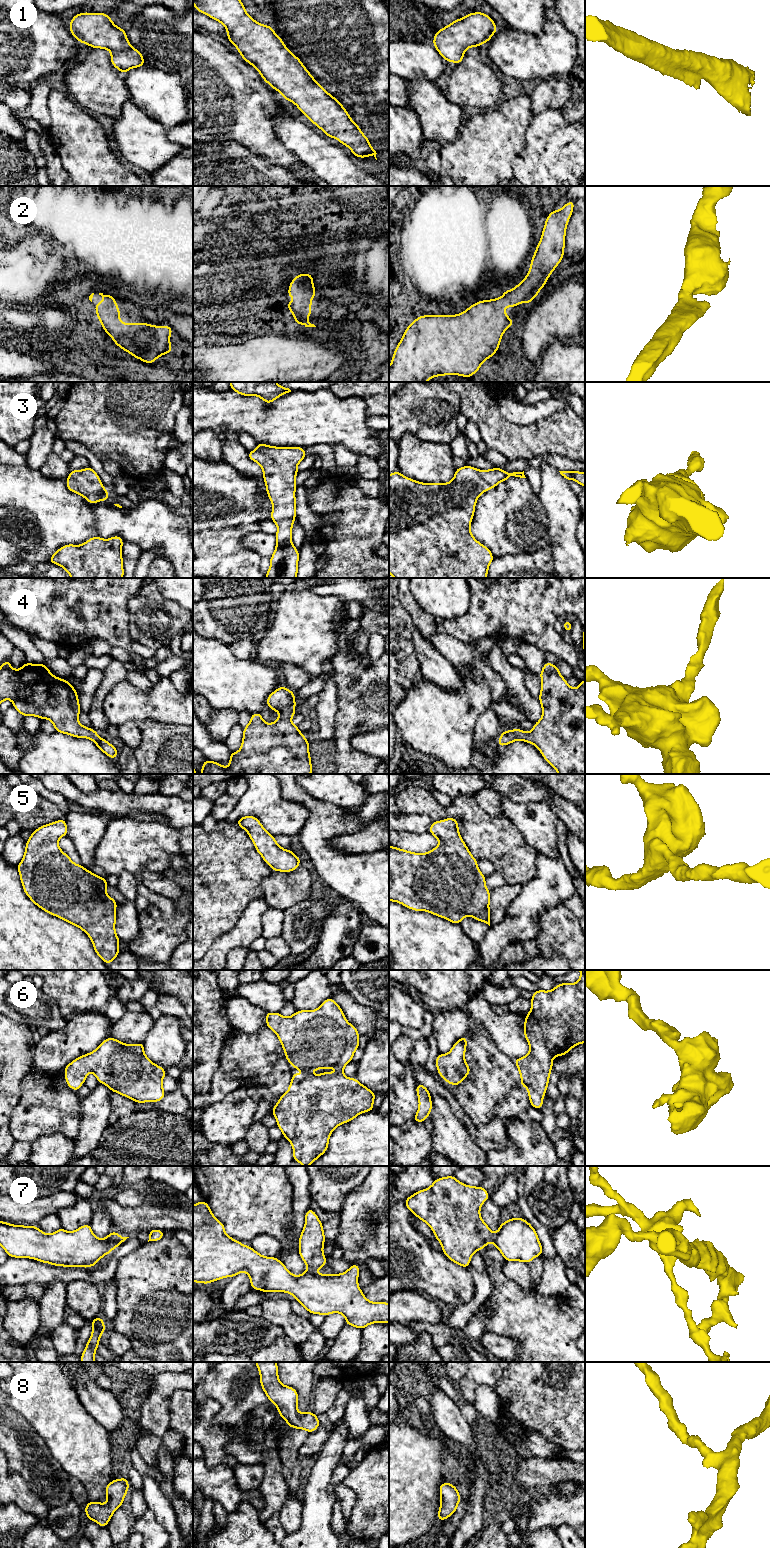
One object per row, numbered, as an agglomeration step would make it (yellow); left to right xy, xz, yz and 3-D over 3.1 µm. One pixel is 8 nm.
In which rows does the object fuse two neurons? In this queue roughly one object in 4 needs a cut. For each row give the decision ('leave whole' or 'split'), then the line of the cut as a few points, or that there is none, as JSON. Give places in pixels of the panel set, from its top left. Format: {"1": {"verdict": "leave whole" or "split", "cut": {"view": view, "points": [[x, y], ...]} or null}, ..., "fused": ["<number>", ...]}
{"1": {"verdict": "leave whole", "cut": null}, "2": {"verdict": "leave whole", "cut": null}, "3": {"verdict": "leave whole", "cut": null}, "4": {"verdict": "leave whole", "cut": null}, "5": {"verdict": "leave whole", "cut": null}, "6": {"verdict": "leave whole", "cut": null}, "7": {"verdict": "split", "cut": {"view": "yz", "points": [[494, 1234], [491, 1241]]}}, "8": {"verdict": "leave whole", "cut": null}, "fused": ["7"]}

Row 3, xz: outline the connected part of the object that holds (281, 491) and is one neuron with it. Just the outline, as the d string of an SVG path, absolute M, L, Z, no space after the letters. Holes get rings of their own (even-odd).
M258 442L256 450L248 452L249 459L262 468L266 491L273 506L271 520L278 528L276 548L266 578L297 578L299 551L291 541L298 486L294 478L299 473L297 465L306 456L301 447L275 447L261 442Z

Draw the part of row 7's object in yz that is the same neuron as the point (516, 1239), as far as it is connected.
M524 1218L502 1222L492 1242L505 1261L530 1263L536 1256L543 1256L538 1235Z

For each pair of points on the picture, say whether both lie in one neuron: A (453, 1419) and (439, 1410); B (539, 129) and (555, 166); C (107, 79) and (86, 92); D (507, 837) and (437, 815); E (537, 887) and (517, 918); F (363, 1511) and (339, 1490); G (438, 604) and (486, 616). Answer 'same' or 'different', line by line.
A: same
B: same
C: same
D: same
E: same
F: different
G: different

